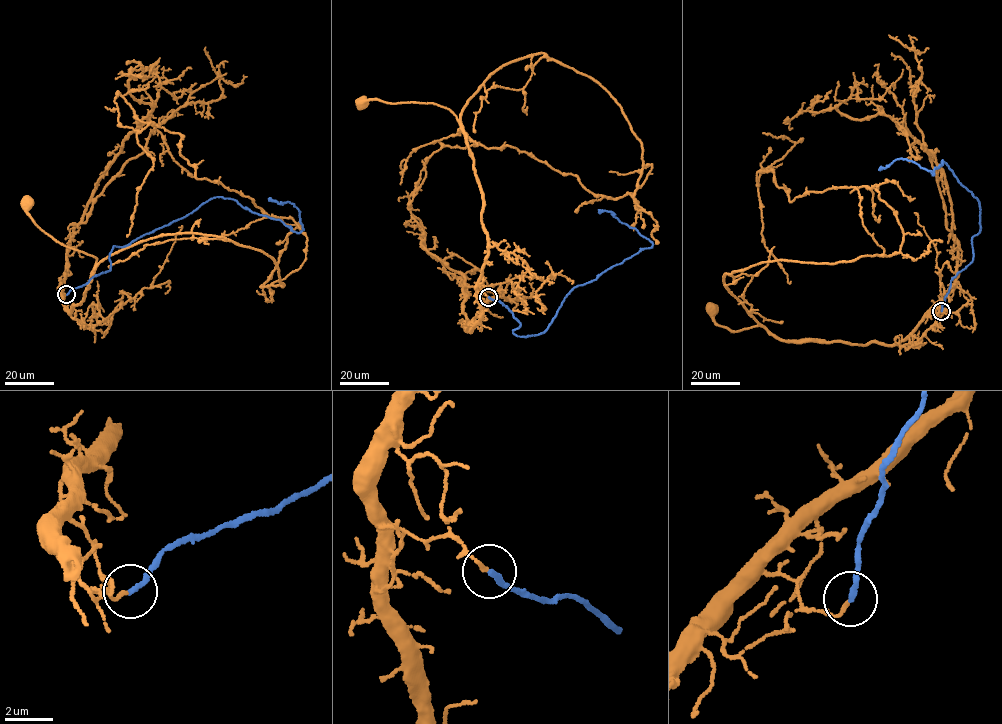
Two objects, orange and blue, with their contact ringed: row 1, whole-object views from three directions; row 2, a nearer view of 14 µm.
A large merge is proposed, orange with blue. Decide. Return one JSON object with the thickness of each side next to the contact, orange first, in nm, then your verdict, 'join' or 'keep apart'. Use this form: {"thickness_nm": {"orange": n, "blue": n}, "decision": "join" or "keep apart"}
{"thickness_nm": {"orange": 140, "blue": 220}, "decision": "keep apart"}

